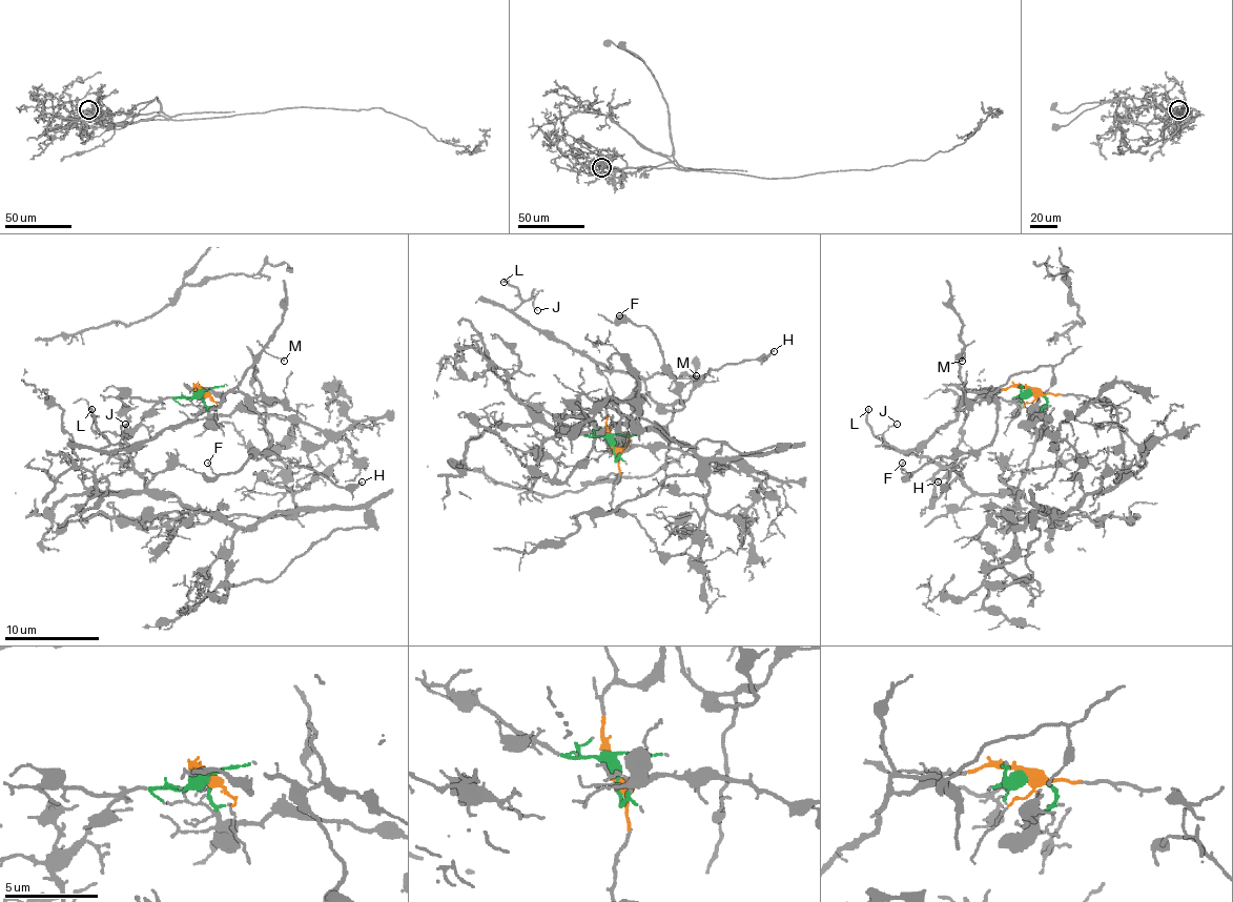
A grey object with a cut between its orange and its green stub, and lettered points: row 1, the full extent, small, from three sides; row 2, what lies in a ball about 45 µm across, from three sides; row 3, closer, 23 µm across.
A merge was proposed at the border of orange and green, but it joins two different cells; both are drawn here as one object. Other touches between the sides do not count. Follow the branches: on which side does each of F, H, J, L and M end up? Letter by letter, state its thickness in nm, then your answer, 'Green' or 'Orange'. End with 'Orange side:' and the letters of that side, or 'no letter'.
F: Thickness 100 nm. Orange
H: Thickness 170 nm. Orange
J: Thickness 100 nm. Orange
L: Thickness 190 nm. Orange
M: Thickness 70 nm. Orange
Orange side: F, H, J, L, M

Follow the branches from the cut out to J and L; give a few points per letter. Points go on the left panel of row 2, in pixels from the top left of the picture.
J: (200, 389), (211, 389), (223, 401), (147, 441), (103, 450), (122, 436), (124, 425)
L: (200, 389), (211, 389), (223, 401), (190, 422), (112, 450), (103, 450), (110, 444), (91, 408)

